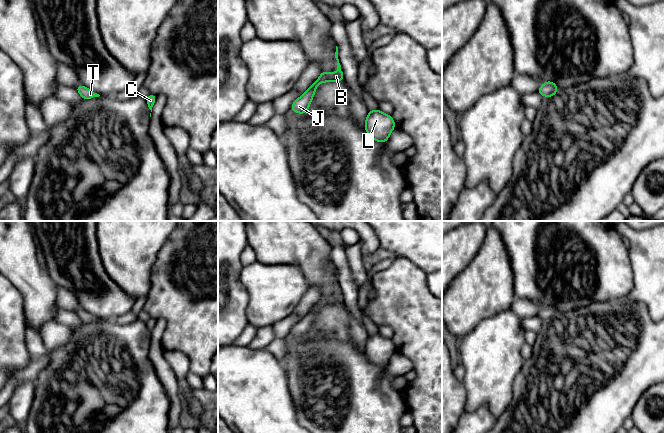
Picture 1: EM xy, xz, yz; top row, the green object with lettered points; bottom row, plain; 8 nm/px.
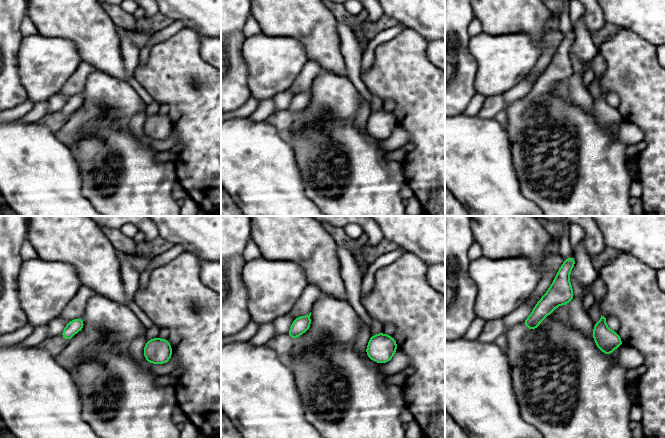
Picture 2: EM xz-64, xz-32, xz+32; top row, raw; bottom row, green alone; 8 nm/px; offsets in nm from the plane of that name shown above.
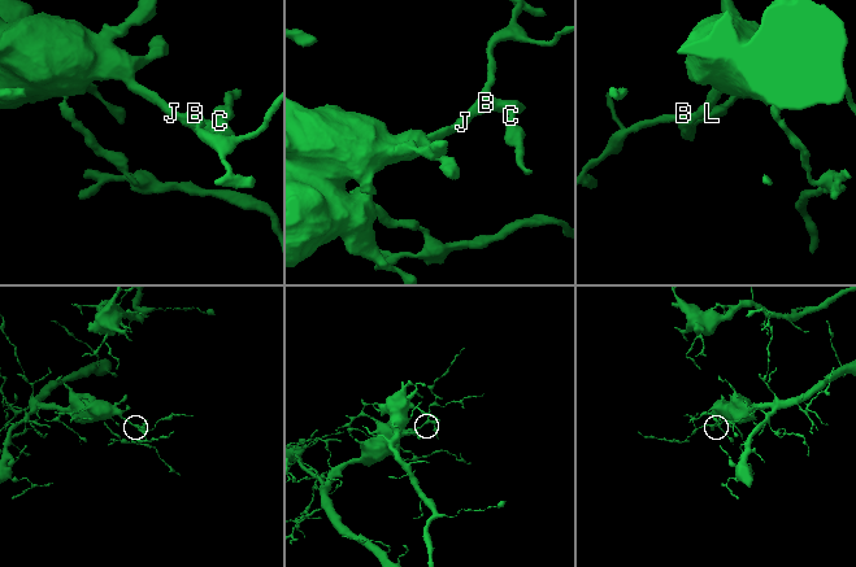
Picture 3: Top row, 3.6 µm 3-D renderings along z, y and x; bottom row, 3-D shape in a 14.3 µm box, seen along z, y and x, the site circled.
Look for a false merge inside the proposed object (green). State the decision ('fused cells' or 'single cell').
single cell

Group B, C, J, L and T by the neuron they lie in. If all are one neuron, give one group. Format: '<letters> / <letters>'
B C J L T

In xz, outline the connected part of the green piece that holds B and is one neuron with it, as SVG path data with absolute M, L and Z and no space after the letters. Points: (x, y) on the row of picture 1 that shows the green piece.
M336 46L335 58L337 60L338 71L336 73L322 71L319 78L309 87L309 89L292 103L290 110L297 112L300 115L306 113L309 109L311 100L313 99L315 91L319 84L330 81L336 81L336 82L344 81L344 74L341 70L341 65L338 59L337 46Z

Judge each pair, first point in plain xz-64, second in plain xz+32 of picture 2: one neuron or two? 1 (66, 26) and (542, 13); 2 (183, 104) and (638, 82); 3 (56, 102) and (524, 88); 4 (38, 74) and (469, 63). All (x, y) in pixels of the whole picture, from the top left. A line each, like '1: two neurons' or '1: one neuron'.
1: one neuron
2: one neuron
3: one neuron
4: two neurons

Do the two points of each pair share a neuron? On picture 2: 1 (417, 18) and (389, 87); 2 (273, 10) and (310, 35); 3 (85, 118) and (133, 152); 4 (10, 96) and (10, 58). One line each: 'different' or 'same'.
1: different
2: same
3: different
4: same

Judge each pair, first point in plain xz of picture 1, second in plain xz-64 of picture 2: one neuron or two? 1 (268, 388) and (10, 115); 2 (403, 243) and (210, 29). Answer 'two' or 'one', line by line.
1: two
2: one

